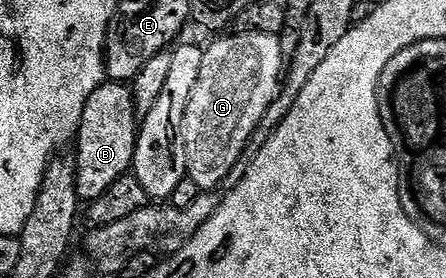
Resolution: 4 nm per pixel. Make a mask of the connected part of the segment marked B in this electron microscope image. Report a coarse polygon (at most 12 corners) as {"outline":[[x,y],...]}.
{"outline":[[103,82],[76,137],[79,201],[131,171],[134,92]]}

